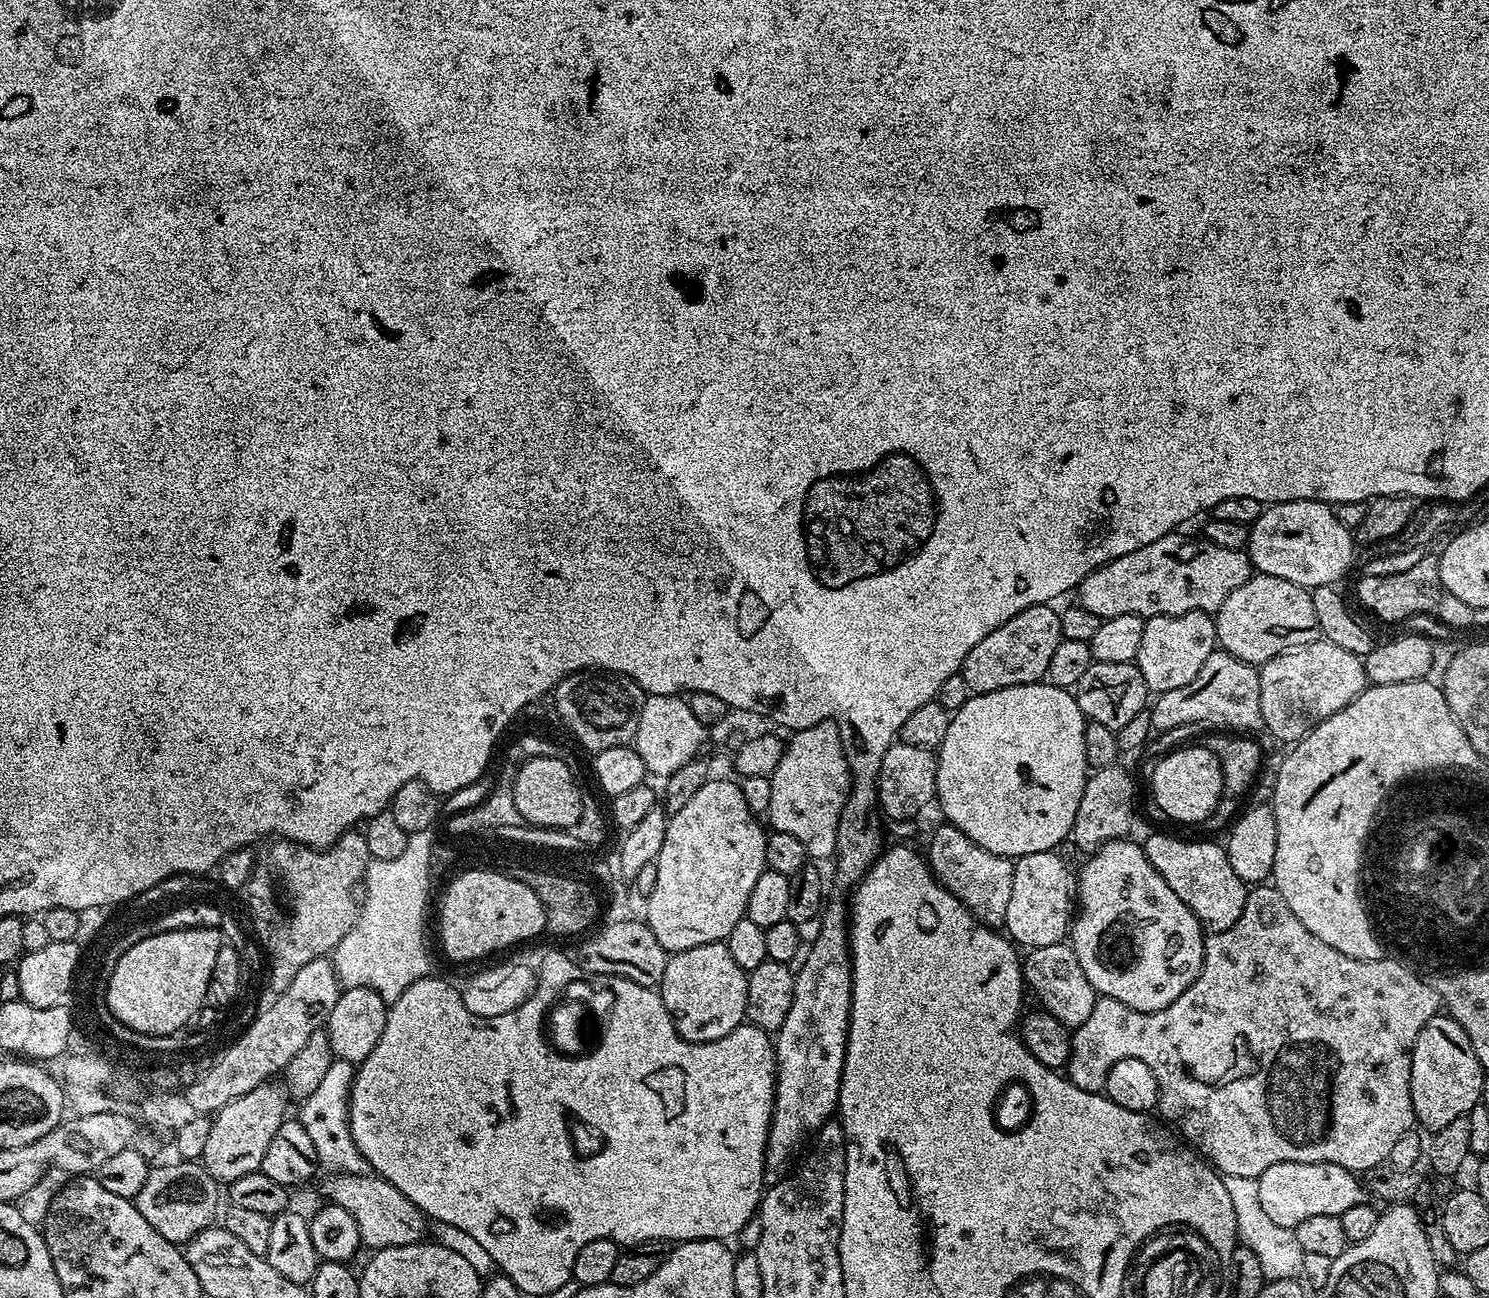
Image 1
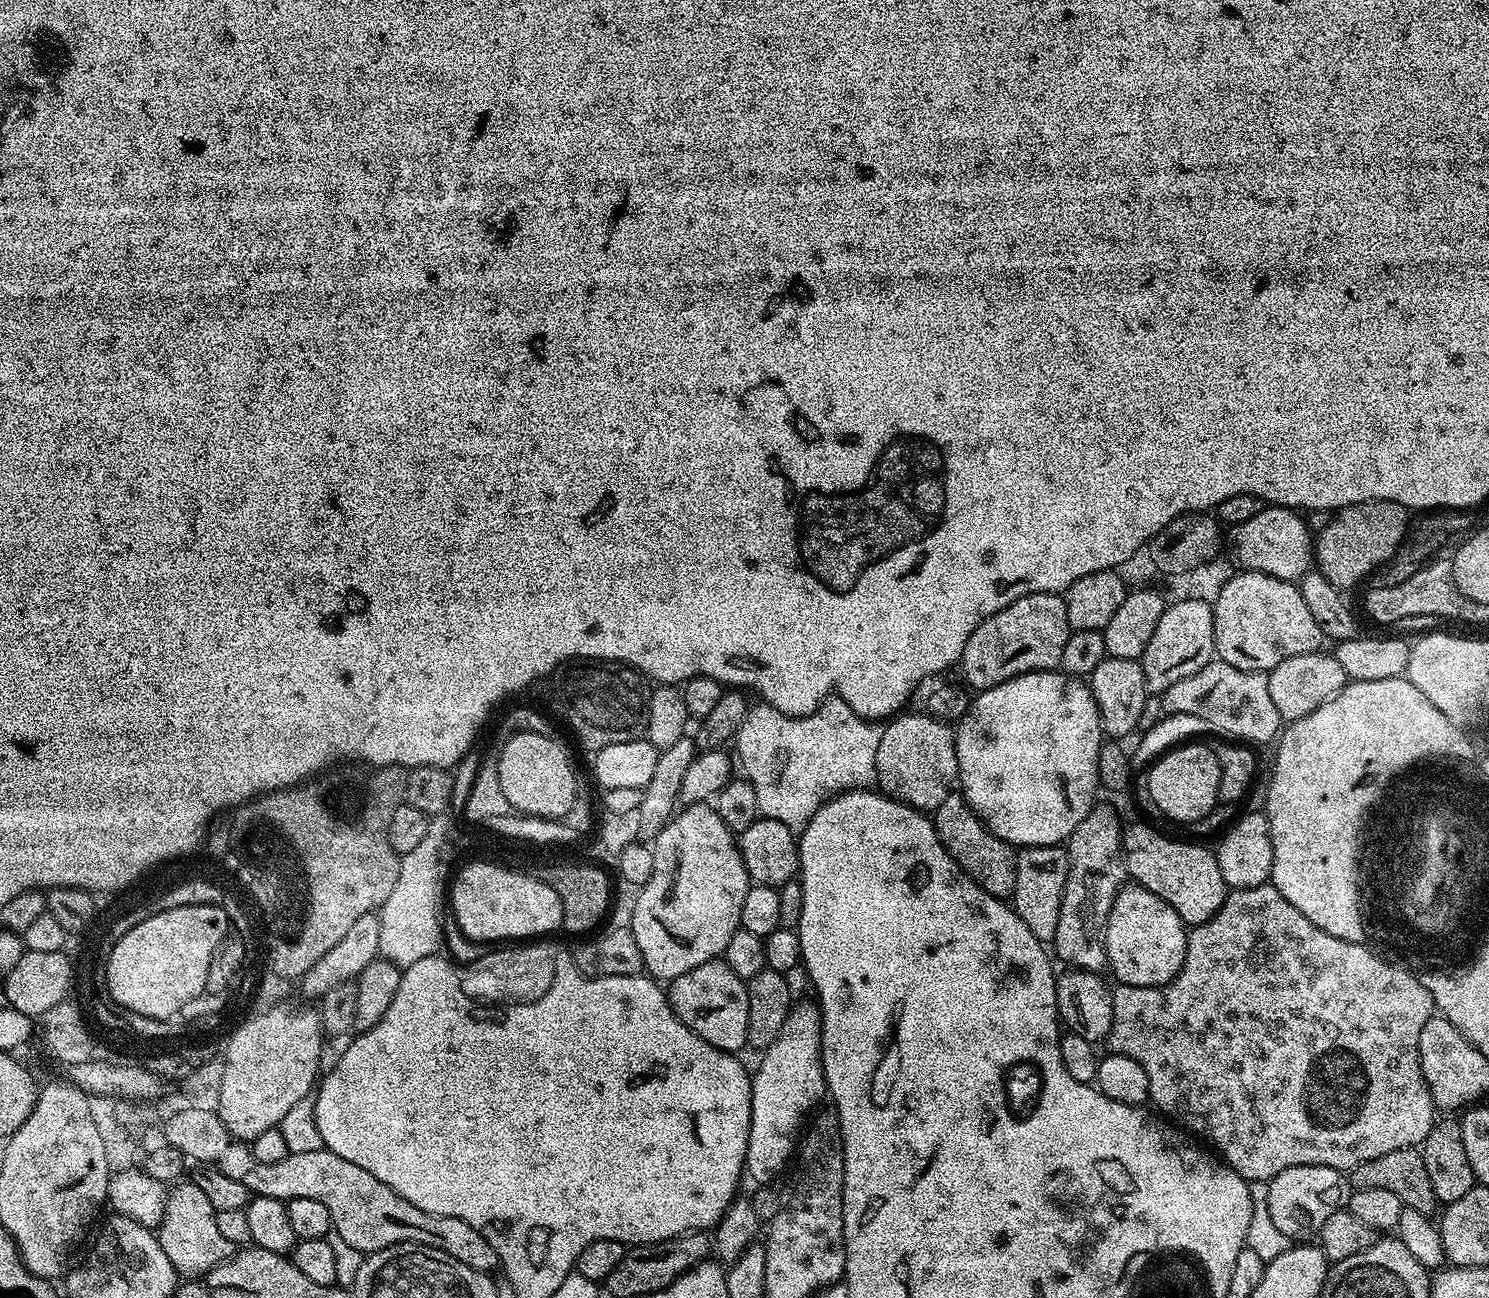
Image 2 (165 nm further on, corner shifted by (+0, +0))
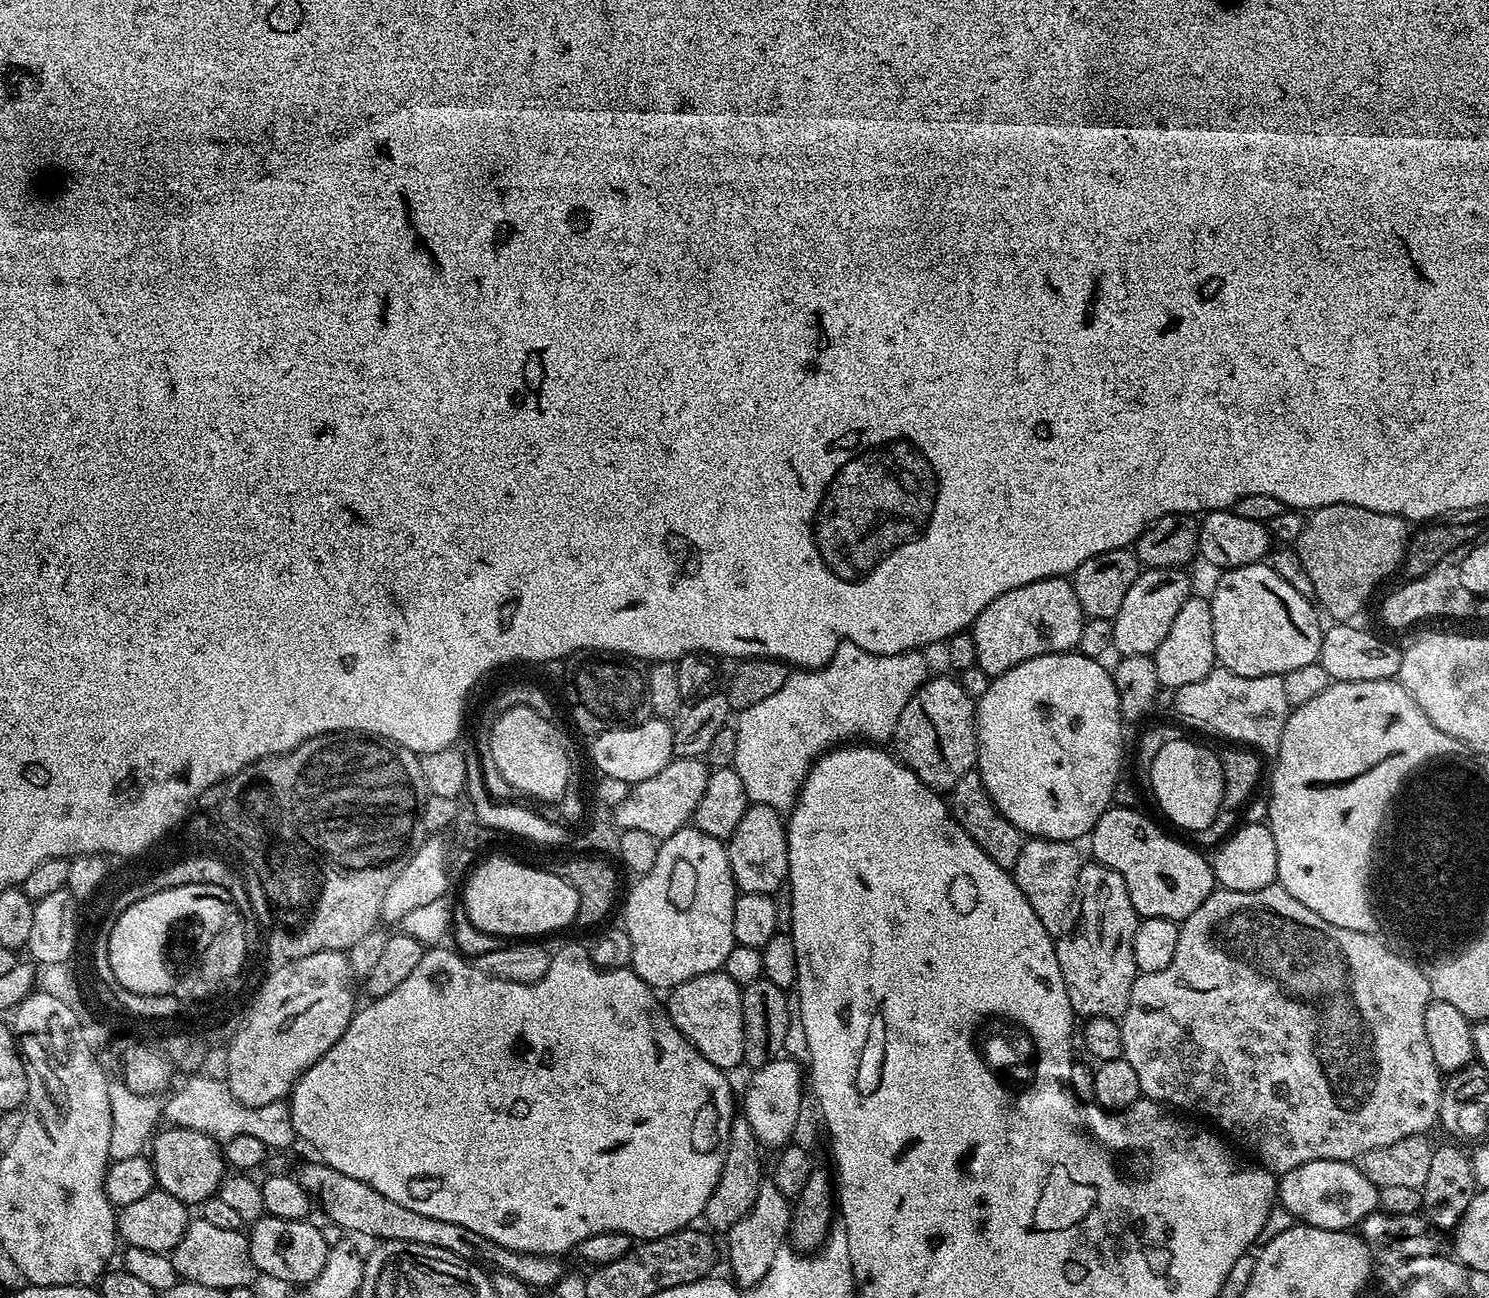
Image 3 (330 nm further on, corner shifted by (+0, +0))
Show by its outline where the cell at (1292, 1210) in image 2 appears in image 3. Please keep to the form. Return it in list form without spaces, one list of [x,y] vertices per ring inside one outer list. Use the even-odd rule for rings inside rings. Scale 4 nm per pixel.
[[[1315,1160],[1306,1162],[1294,1170],[1283,1173],[1278,1180],[1278,1204],[1292,1216],[1293,1221],[1309,1224],[1322,1230],[1342,1232],[1352,1230],[1361,1220],[1380,1207],[1380,1189],[1366,1174],[1362,1174],[1355,1163],[1346,1160]]]

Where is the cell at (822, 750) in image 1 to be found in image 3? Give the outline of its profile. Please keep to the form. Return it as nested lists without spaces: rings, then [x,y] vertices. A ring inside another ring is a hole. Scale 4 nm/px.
[[[842,642],[832,653],[830,662],[820,668],[789,671],[782,690],[743,709],[739,713],[740,721],[735,721],[734,724],[737,749],[734,750],[732,767],[738,778],[742,778],[742,786],[749,801],[777,810],[791,809],[798,799],[800,785],[804,783],[817,756],[823,756],[833,746],[840,746],[857,738],[864,742],[891,741],[896,735],[898,718],[902,718],[902,710],[906,710],[906,702],[910,702],[910,698],[914,698],[916,691],[929,679],[930,671],[928,672],[924,655],[923,651],[913,650],[875,656],[873,652],[862,650],[862,646]]]

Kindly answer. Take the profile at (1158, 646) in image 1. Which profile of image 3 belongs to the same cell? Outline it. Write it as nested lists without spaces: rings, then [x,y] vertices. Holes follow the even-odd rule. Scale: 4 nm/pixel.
[[[1197,594],[1189,595],[1188,600],[1178,610],[1170,634],[1162,638],[1162,646],[1154,653],[1158,666],[1158,682],[1161,688],[1181,688],[1190,686],[1190,682],[1198,682],[1198,678],[1206,678],[1210,670],[1217,667],[1216,647],[1214,646],[1214,614],[1212,605]]]

